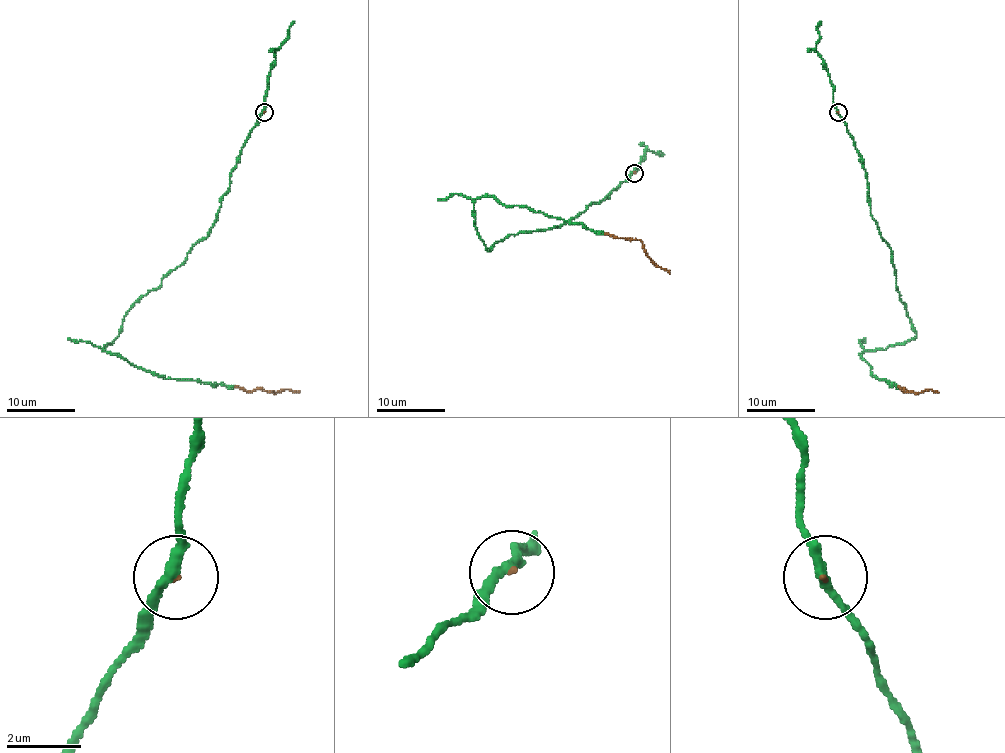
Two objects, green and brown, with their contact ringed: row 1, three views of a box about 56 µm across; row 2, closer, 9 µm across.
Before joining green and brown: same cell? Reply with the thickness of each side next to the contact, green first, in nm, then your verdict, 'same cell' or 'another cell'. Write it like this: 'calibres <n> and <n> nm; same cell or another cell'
calibres 260 and 50 nm; same cell

